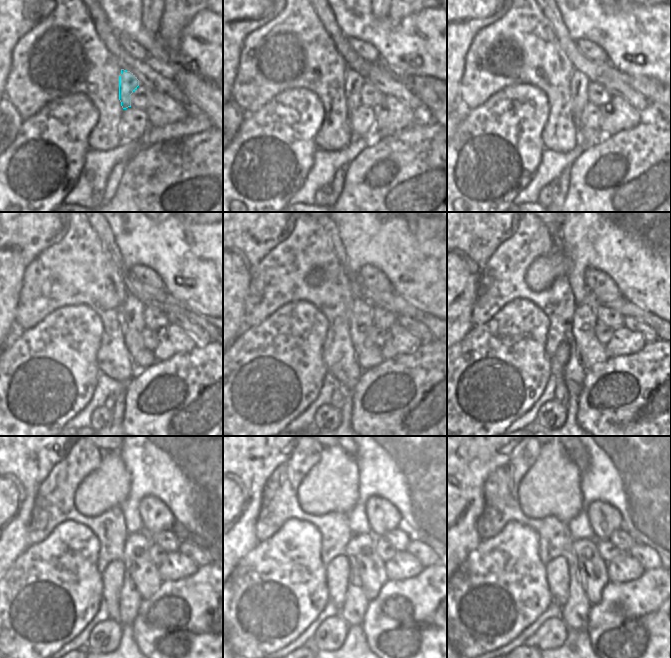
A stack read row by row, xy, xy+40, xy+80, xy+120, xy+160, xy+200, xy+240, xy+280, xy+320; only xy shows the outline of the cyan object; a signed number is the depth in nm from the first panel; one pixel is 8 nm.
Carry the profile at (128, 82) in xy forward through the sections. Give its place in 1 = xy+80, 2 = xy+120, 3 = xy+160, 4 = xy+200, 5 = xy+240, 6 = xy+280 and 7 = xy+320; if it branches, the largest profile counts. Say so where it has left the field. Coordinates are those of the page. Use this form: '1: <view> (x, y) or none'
1: xy+80 (579, 83)
2: xy+120 (143, 357)
3: xy+160 (368, 355)
4: xy+200 (591, 351)
5: xy+240 (145, 574)
6: xy+280 (361, 553)
7: xy+320 (592, 568)

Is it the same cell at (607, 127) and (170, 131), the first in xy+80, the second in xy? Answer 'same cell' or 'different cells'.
different cells

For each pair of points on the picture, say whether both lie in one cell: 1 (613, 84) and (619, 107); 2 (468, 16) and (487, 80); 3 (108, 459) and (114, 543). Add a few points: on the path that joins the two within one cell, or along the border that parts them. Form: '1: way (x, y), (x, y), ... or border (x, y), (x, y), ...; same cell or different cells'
1: border (613, 96), (619, 96), (636, 110); different cells
2: border (493, 22), (485, 26), (473, 38), (465, 58); different cells
3: border (120, 506), (112, 506), (95, 516), (89, 516); different cells

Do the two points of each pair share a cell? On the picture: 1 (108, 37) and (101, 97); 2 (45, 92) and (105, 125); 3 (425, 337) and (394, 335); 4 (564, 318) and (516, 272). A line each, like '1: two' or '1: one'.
1: two
2: one
3: two
4: one

